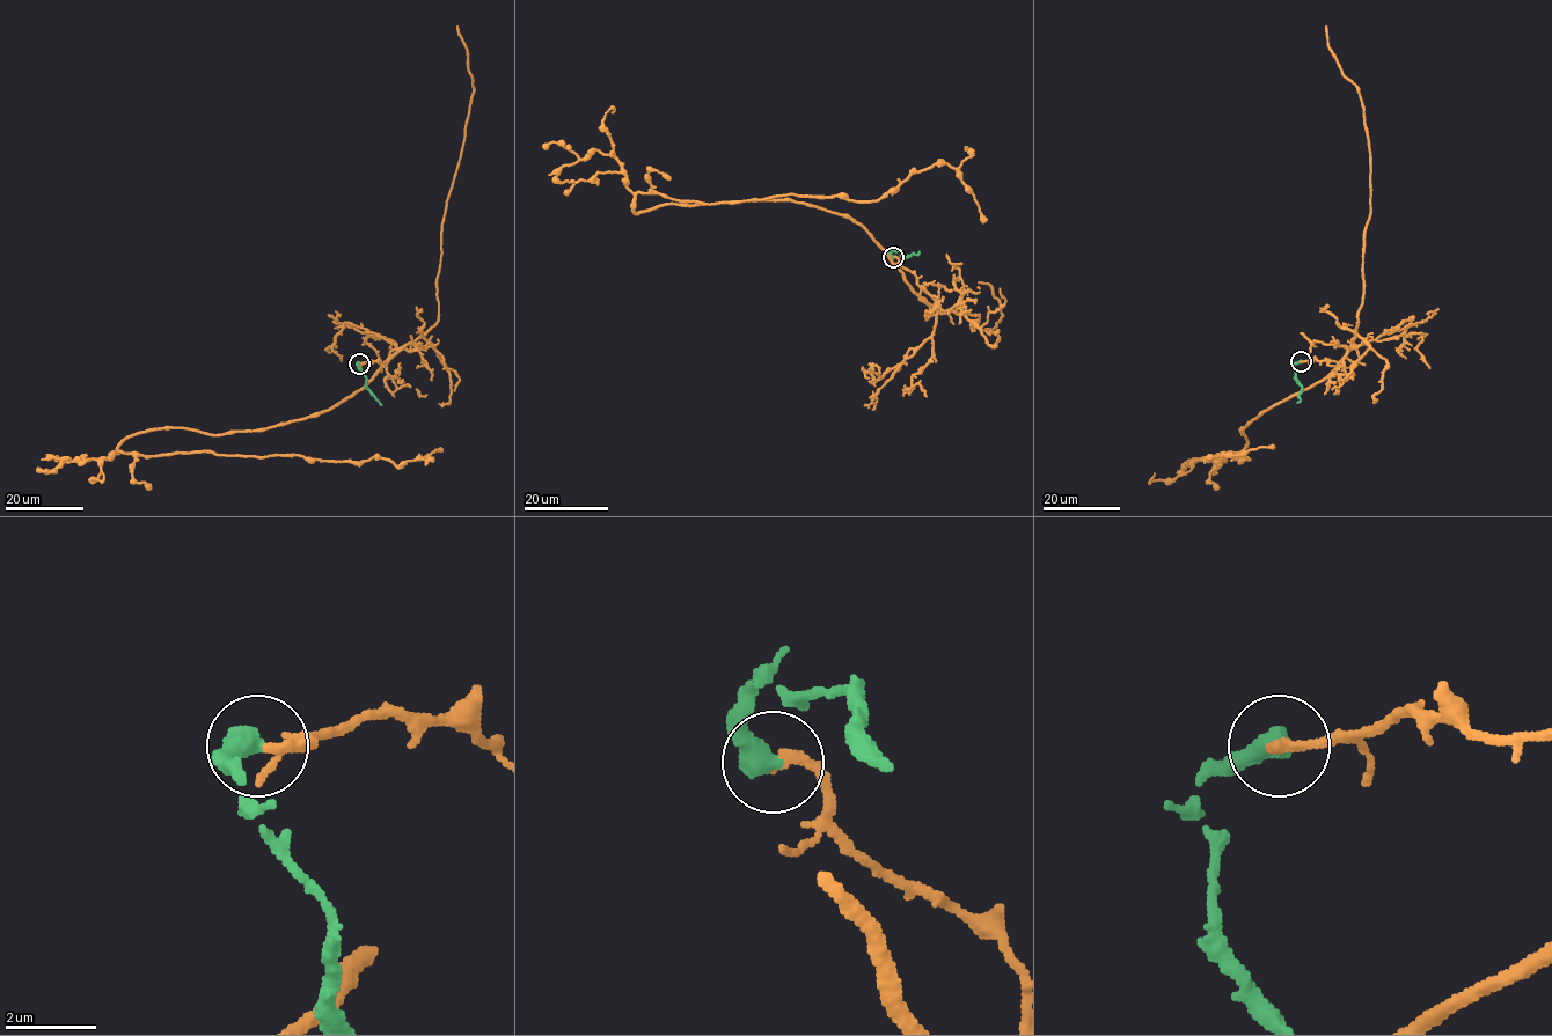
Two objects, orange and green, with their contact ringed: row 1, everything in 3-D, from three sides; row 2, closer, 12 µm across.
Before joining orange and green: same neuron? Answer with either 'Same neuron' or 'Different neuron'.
Same neuron

